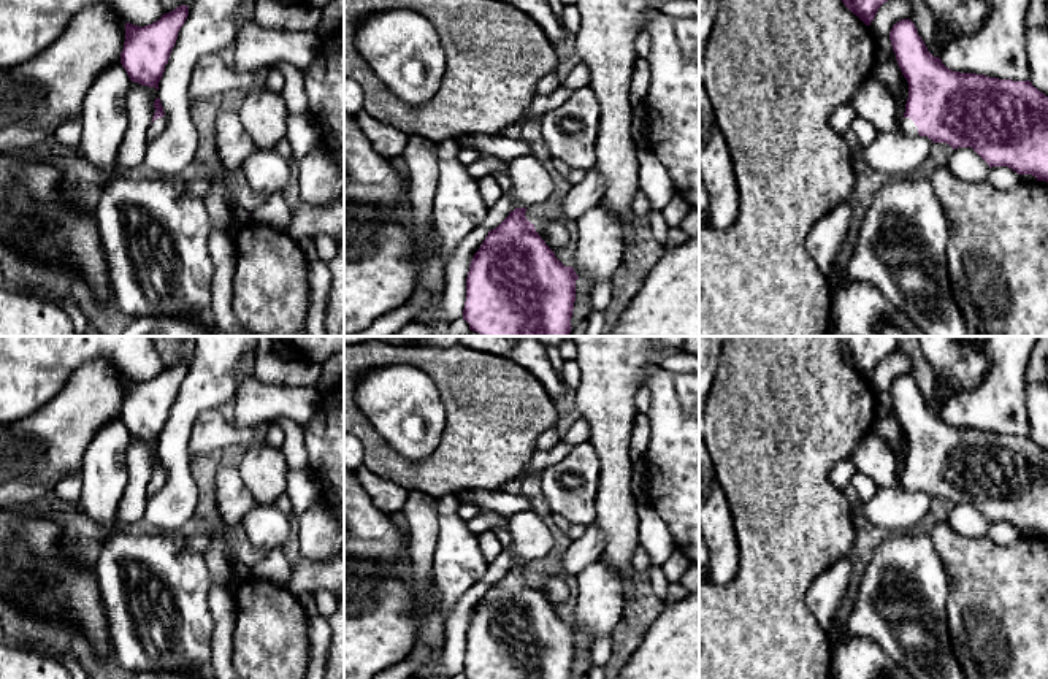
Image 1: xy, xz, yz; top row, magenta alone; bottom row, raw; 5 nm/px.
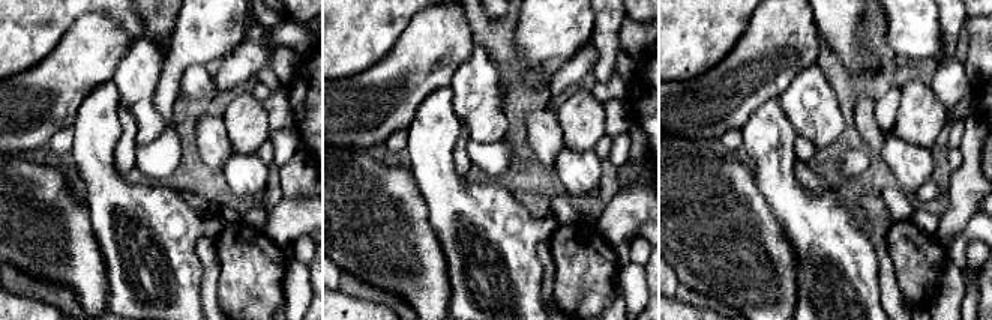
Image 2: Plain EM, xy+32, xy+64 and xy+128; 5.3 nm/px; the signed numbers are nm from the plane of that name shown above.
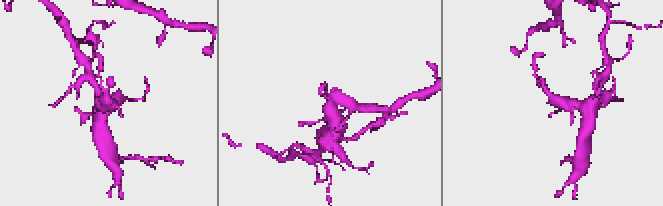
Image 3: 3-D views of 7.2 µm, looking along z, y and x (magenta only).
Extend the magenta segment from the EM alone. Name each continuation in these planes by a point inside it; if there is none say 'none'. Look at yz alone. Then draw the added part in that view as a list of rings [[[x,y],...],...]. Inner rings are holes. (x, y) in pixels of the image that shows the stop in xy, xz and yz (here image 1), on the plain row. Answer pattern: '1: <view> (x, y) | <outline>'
1: yz (907, 481) | [[[904,473],[901,476],[901,487],[905,490],[918,490],[918,482],[915,481],[915,478],[908,473]]]

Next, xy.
1: xy (157, 481) | [[[166,473],[155,474],[147,484],[147,497],[157,493],[166,482]]]

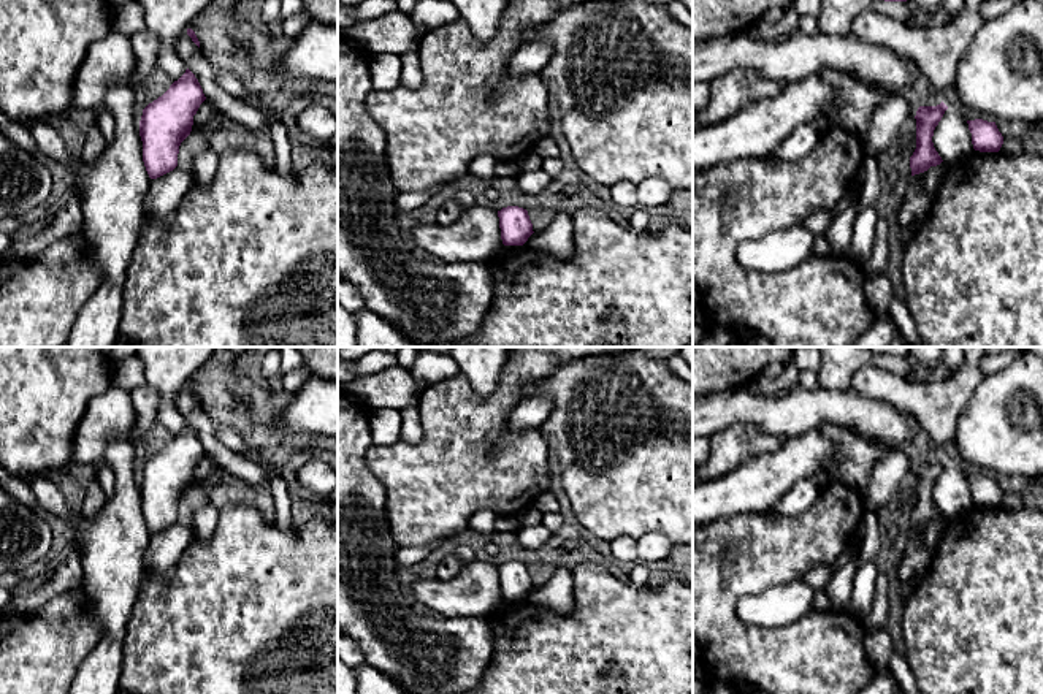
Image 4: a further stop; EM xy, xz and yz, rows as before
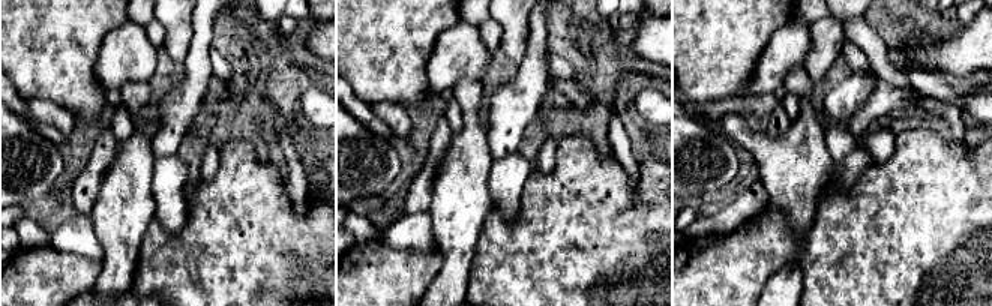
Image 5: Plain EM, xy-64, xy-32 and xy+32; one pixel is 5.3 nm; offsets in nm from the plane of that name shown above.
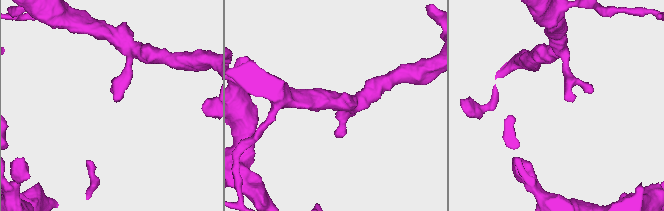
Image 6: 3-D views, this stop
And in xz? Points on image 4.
none

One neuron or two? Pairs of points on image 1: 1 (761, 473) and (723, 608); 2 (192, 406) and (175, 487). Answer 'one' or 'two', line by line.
1: one
2: one

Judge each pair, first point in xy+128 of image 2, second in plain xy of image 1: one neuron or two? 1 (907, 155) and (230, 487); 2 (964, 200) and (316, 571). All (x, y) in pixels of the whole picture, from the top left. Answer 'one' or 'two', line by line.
1: two
2: one

